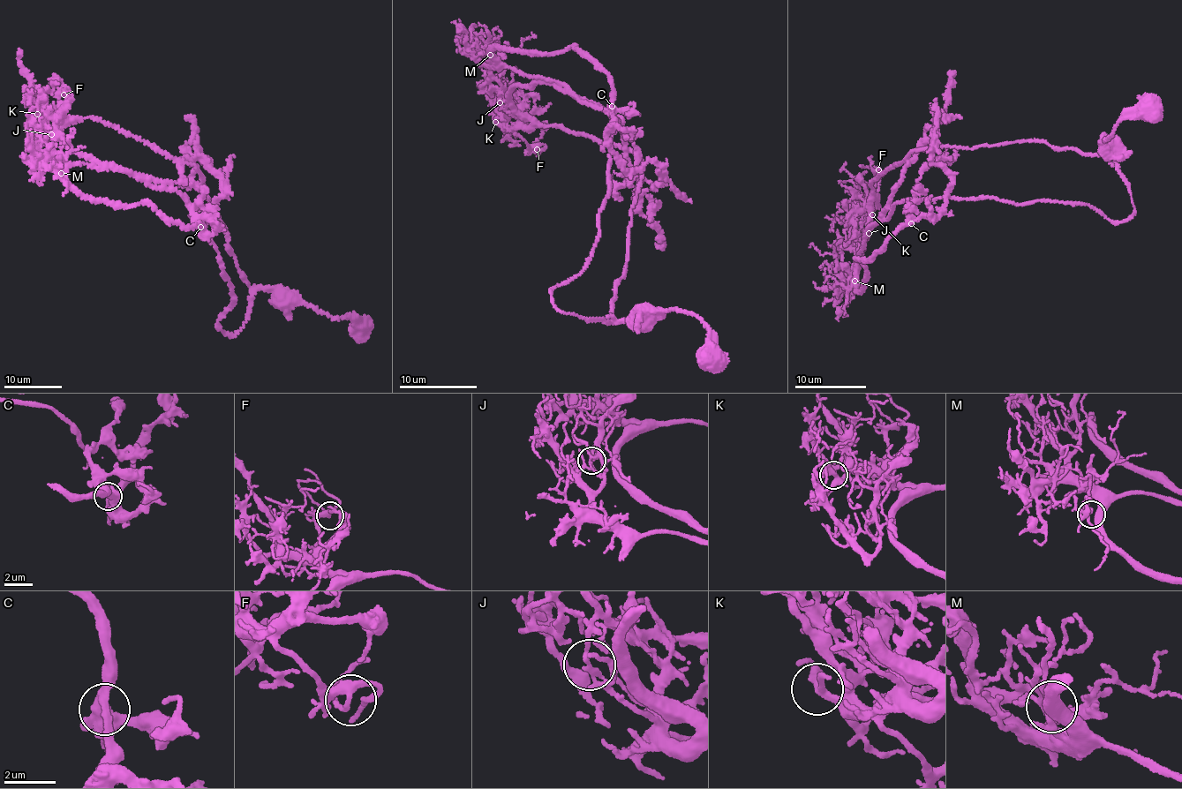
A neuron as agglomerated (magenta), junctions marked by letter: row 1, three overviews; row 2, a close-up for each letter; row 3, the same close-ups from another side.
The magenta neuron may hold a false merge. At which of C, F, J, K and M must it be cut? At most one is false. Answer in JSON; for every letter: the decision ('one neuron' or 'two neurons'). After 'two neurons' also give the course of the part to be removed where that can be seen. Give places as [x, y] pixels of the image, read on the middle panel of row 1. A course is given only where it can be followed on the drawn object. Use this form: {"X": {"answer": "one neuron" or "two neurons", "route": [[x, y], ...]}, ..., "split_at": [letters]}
{"C": {"answer": "one neuron"}, "F": {"answer": "one neuron"}, "J": {"answer": "two neurons", "route": [[500, 103], [529, 127], [555, 123], [641, 158], [612, 320], [658, 309], [690, 312], [708, 327], [712, 370]]}, "K": {"answer": "one neuron"}, "M": {"answer": "one neuron"}, "split_at": ["J"]}

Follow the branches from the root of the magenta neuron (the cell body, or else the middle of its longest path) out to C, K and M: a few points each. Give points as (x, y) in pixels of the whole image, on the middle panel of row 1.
C: (711, 356), (708, 326), (688, 313), (584, 319), (553, 304), (552, 287), (583, 269), (598, 236), (612, 106)
K: (711, 356), (708, 326), (688, 313), (611, 319), (628, 253), (641, 157), (560, 126), (515, 130), (495, 122)
M: (711, 356), (708, 326), (688, 313), (611, 319), (641, 181), (620, 122), (490, 55)

